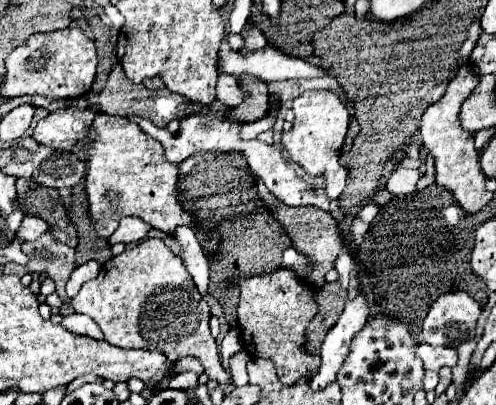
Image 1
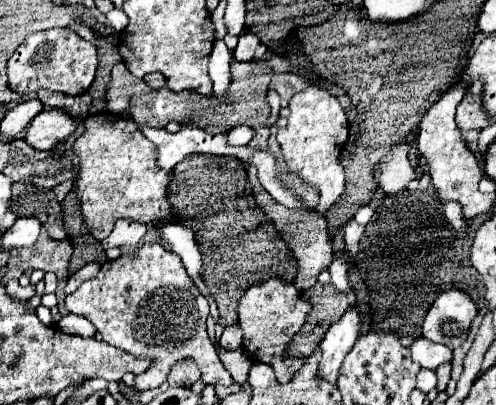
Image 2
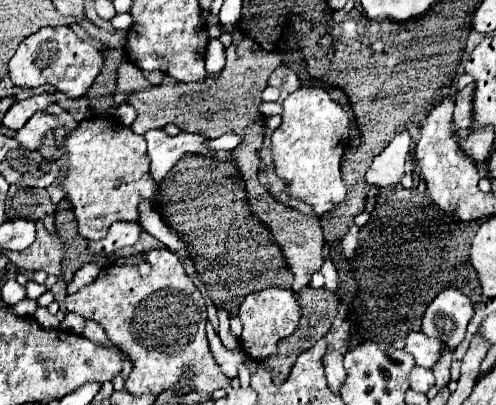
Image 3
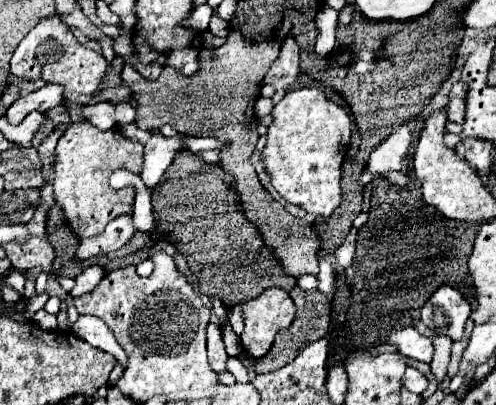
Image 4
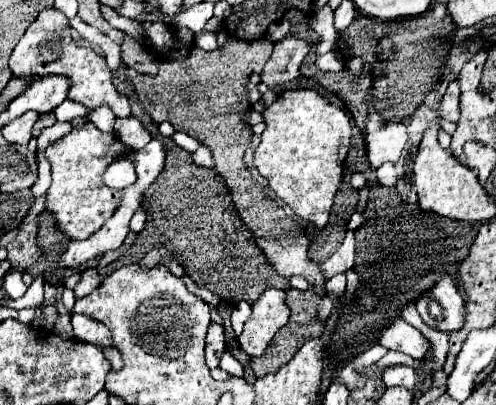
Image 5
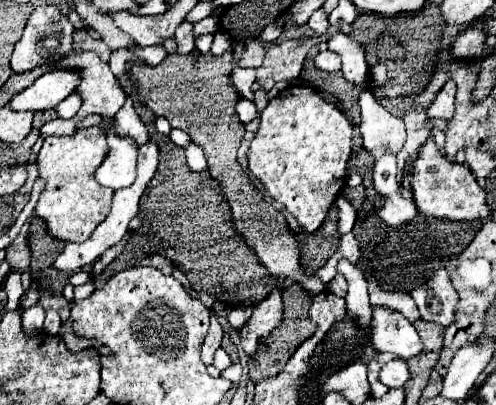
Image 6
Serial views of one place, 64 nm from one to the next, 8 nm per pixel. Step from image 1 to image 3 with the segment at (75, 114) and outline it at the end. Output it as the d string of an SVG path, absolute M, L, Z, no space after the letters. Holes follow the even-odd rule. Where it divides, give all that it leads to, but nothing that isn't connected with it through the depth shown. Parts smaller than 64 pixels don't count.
M36 112L20 130L16 130L12 134L12 138L16 138L24 148L36 150L44 138L44 134L48 130L52 130L54 126L56 126L56 120L48 112Z

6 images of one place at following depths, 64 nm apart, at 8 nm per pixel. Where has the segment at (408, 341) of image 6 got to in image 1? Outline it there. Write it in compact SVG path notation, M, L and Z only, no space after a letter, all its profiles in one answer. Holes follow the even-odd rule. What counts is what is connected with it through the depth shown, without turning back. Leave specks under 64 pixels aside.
M418 344L416 356L424 362L424 370L440 370L442 366L454 366L458 360L456 350L448 346L430 346L430 344Z

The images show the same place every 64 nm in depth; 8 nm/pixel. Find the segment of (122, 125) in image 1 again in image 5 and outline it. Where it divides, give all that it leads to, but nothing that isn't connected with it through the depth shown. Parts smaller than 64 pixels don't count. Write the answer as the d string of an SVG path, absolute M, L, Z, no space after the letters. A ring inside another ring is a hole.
M86 122L82 128L74 128L68 136L52 142L44 156L52 168L52 184L46 194L46 212L56 218L56 228L66 234L70 240L86 240L112 216L120 200L120 192L108 188L102 182L102 172L124 152L126 146L114 136L100 132L92 122Z

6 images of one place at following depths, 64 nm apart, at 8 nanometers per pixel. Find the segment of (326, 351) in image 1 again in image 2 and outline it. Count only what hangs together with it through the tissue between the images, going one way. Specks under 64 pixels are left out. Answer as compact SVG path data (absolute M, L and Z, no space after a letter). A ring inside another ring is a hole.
M350 308L336 324L332 324L320 342L322 360L320 360L320 378L330 384L338 382L338 372L344 356L352 350L360 328L360 316L356 308Z

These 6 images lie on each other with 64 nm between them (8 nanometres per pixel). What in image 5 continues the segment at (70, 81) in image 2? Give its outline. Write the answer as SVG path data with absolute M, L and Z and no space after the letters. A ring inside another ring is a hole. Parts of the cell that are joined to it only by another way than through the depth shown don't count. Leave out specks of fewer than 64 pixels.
M44 8L40 10L38 18L28 26L20 42L16 44L12 56L10 56L10 70L14 76L46 76L46 74L64 74L72 78L72 90L68 92L70 100L76 100L86 106L88 110L96 110L100 106L110 106L115 116L128 116L130 104L124 94L116 90L112 84L112 70L108 68L106 60L98 56L90 48L78 48L70 36L72 28L68 24L68 18L64 12L56 8ZM58 60L58 66L46 66L50 62Z

